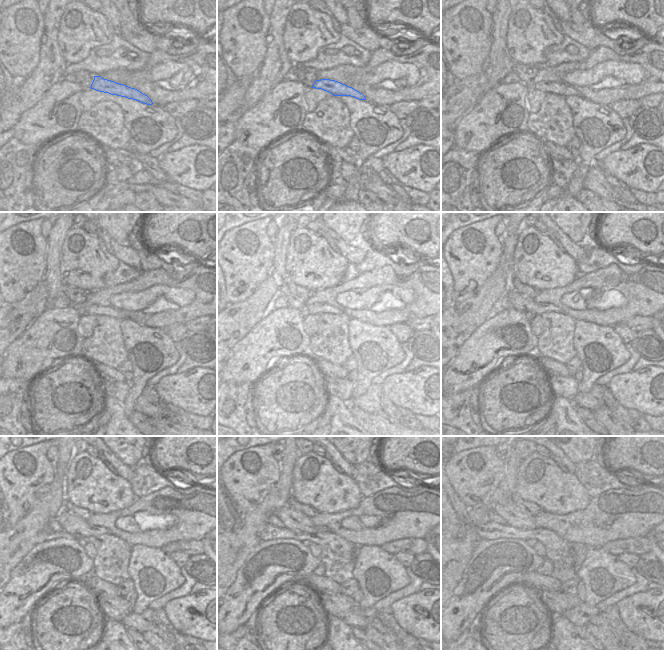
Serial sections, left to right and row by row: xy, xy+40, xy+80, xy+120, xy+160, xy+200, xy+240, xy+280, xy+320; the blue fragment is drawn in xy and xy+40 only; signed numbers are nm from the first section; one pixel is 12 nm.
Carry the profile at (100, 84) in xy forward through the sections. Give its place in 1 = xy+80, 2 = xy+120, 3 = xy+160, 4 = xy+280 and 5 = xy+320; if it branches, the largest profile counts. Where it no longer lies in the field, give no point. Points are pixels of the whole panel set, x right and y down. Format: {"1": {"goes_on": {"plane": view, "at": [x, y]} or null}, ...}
{"1": {"goes_on": {"plane": "xy+80", "at": [560, 88]}}, "2": {"goes_on": {"plane": "xy+120", "at": [98, 310]}}, "3": {"goes_on": {"plane": "xy+160", "at": [315, 309]}}, "4": {"goes_on": {"plane": "xy+280", "at": [296, 521]}}, "5": {"goes_on": {"plane": "xy+320", "at": [517, 516]}}}

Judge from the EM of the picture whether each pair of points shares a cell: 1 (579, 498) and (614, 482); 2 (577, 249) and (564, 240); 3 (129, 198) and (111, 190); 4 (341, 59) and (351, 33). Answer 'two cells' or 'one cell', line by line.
1: two cells
2: one cell
3: two cells
4: two cells

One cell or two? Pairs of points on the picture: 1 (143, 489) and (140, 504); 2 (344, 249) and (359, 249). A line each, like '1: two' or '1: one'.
1: two
2: one

